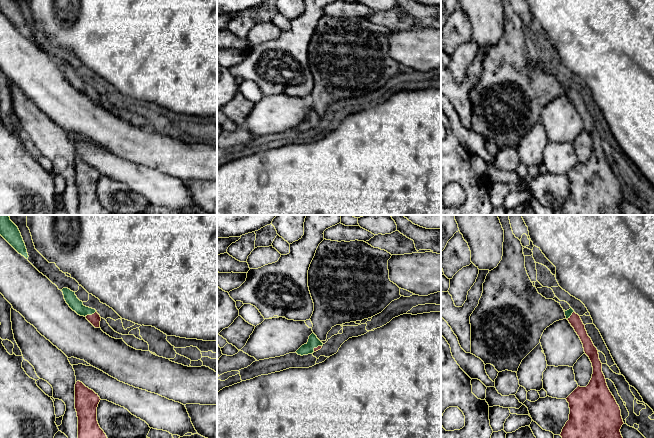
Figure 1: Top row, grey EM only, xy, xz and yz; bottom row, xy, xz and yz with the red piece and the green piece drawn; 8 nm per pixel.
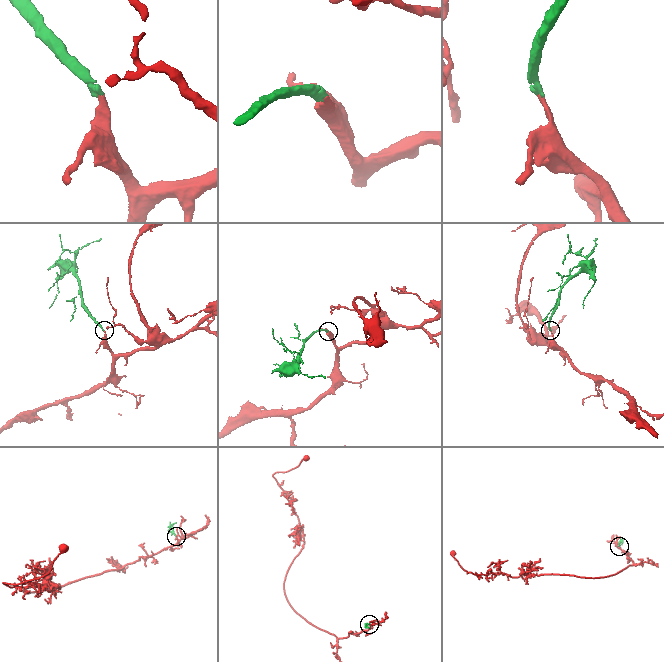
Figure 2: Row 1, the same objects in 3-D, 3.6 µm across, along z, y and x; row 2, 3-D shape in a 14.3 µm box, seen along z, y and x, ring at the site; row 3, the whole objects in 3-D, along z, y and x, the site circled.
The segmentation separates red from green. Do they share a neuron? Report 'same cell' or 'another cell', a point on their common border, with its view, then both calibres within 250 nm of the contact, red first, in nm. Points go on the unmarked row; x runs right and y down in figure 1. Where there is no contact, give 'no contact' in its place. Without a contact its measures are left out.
same cell | xy (90, 91) | 90/100 nm

